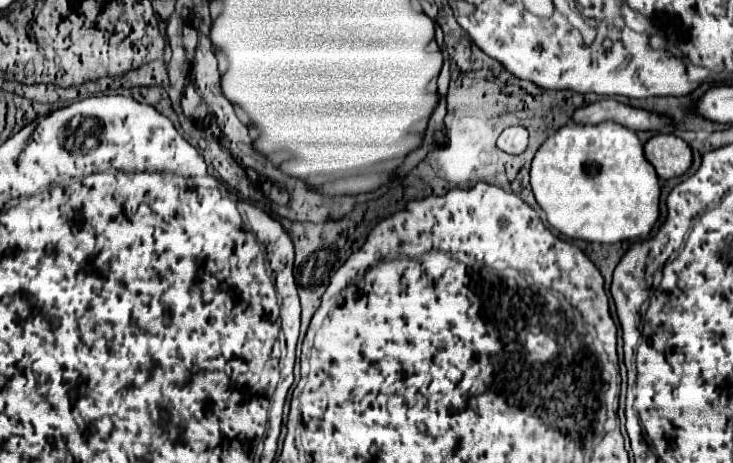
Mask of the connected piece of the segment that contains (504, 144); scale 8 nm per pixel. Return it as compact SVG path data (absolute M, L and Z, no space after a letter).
M520 125L516 127L508 127L502 131L502 135L498 137L498 147L510 155L520 155L524 153L528 145L528 131Z

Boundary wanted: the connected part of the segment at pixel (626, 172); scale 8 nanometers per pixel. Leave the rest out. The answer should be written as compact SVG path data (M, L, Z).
M612 121L600 125L576 125L568 123L548 137L538 149L530 183L538 205L544 209L550 227L572 239L586 239L596 243L618 243L632 237L648 237L658 221L658 197L660 183L652 165L644 157L642 143L636 133L616 125Z

